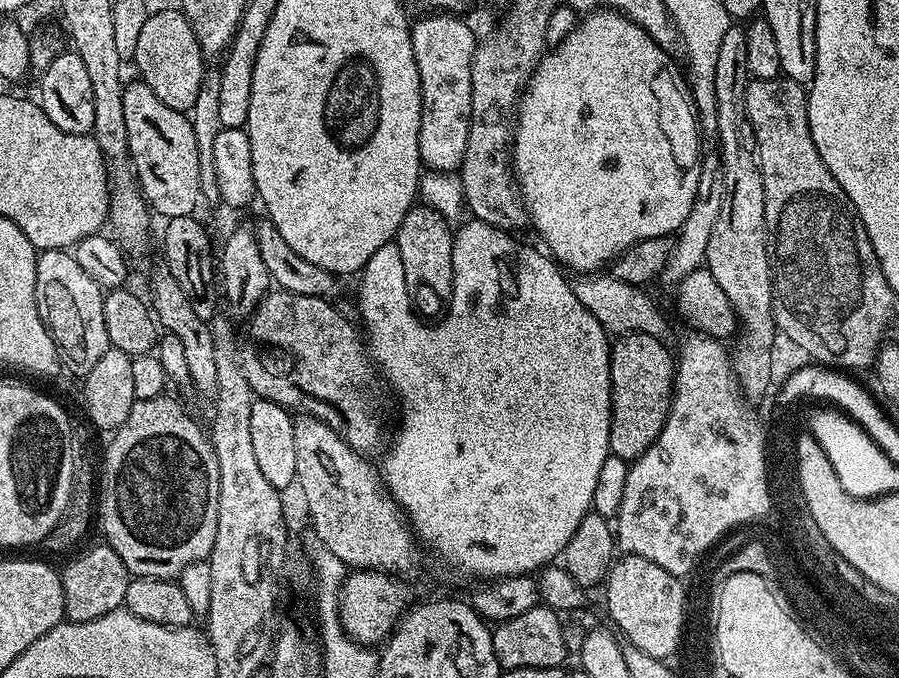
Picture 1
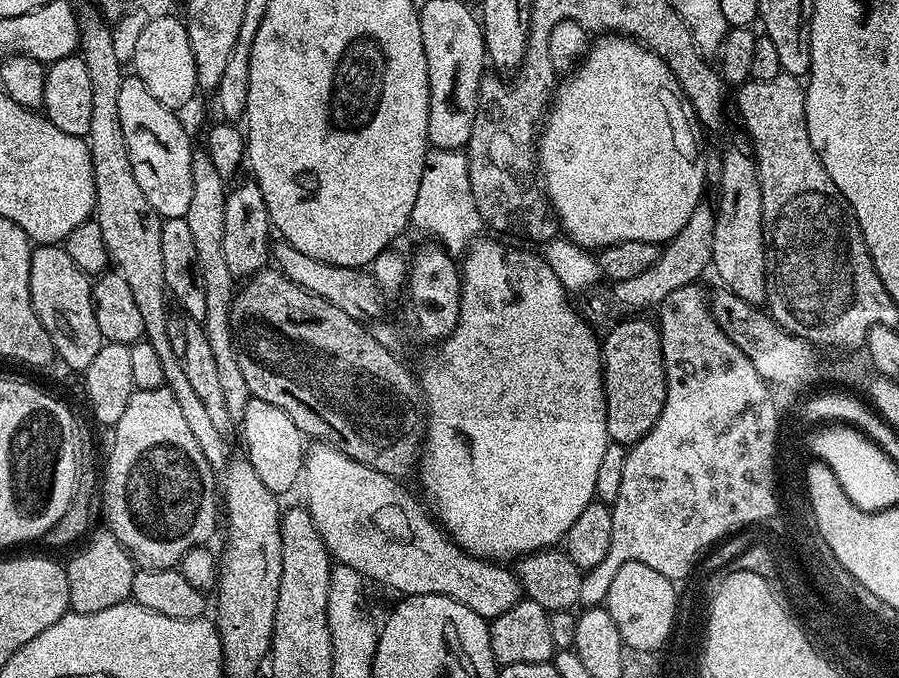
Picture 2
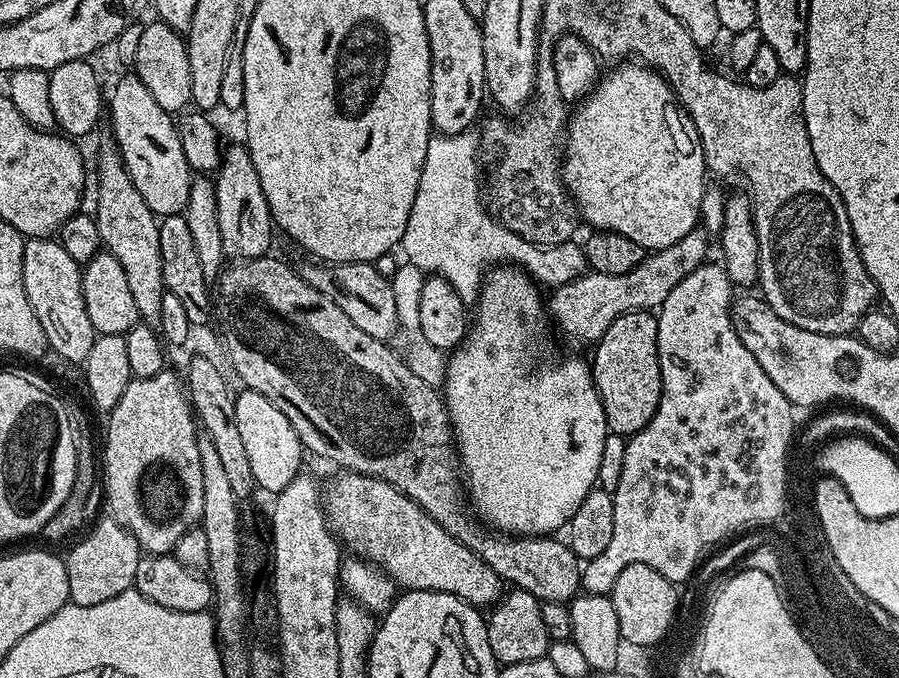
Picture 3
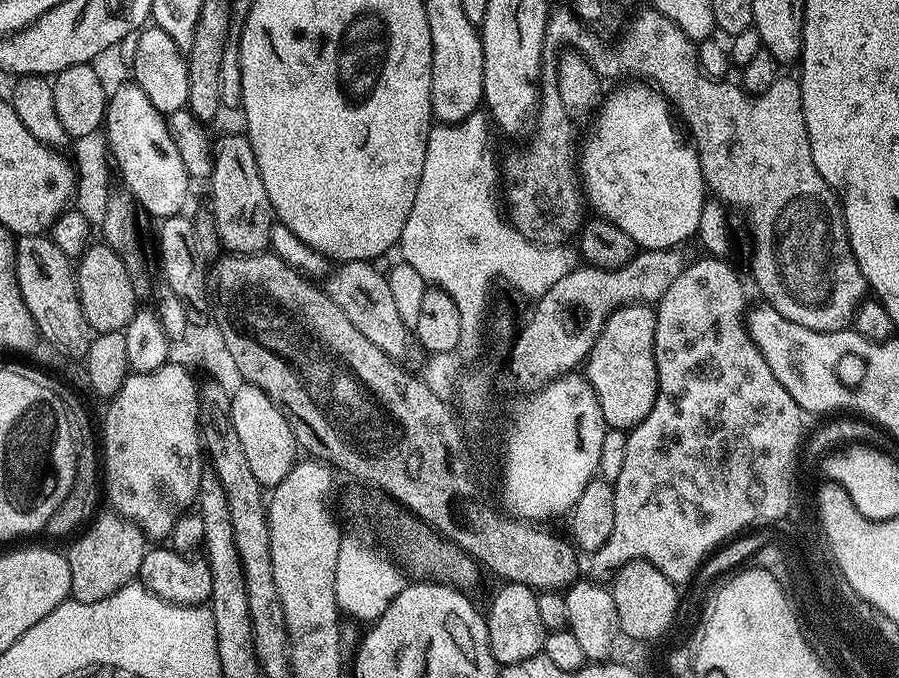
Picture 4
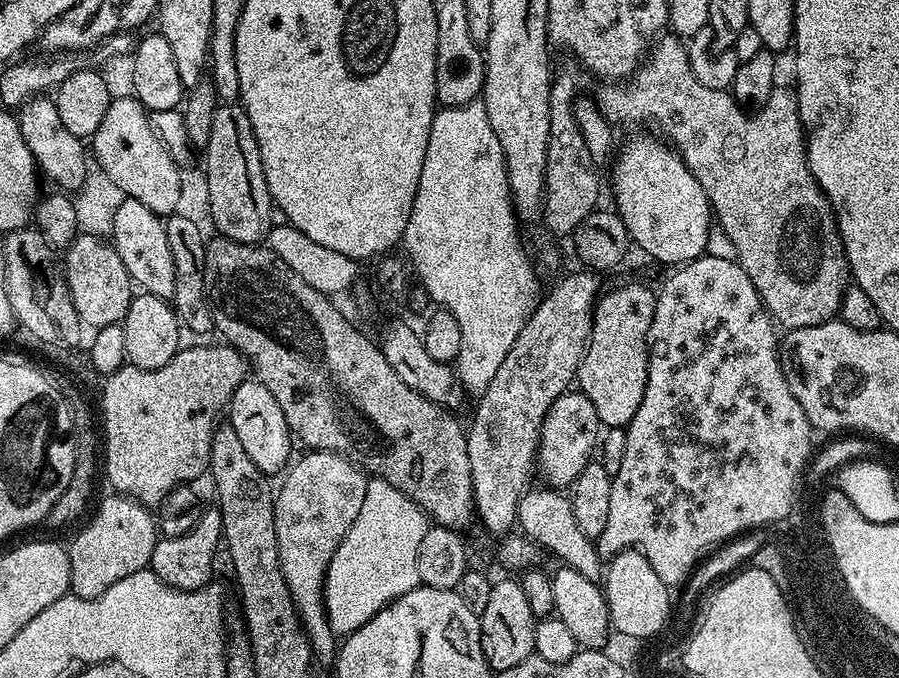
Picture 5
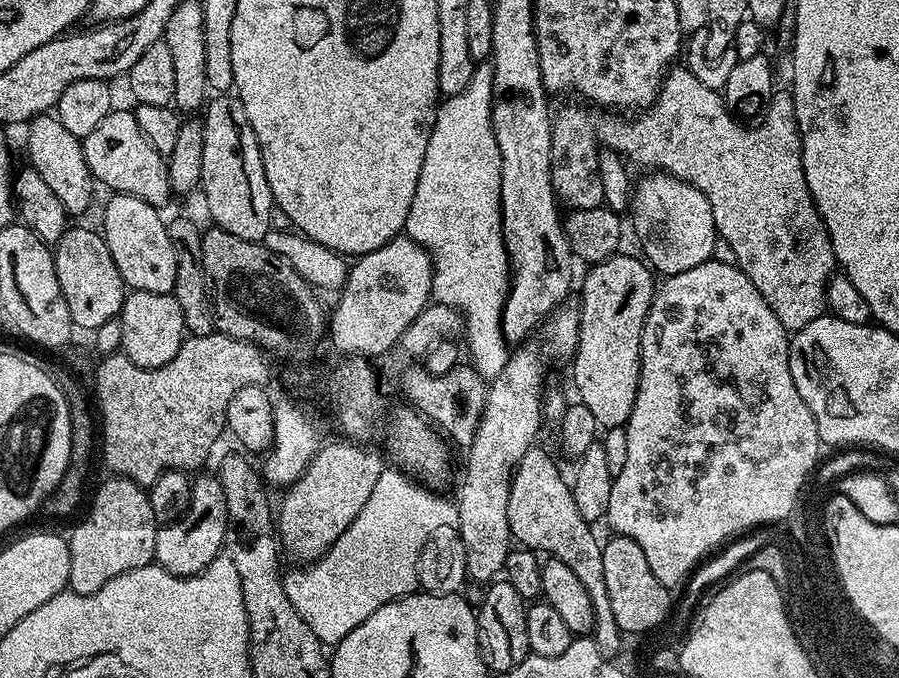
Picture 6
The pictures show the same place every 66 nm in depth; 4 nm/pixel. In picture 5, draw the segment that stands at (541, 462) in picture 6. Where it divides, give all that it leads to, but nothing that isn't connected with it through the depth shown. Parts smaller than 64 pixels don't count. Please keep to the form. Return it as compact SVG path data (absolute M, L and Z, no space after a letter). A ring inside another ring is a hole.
M552 486L544 488L529 487L520 498L516 511L518 528L533 544L539 546L545 553L553 552L560 559L561 565L573 568L586 578L599 581L602 576L602 561L596 552L593 537L582 534L578 521L574 519L571 499L564 496L563 491Z

